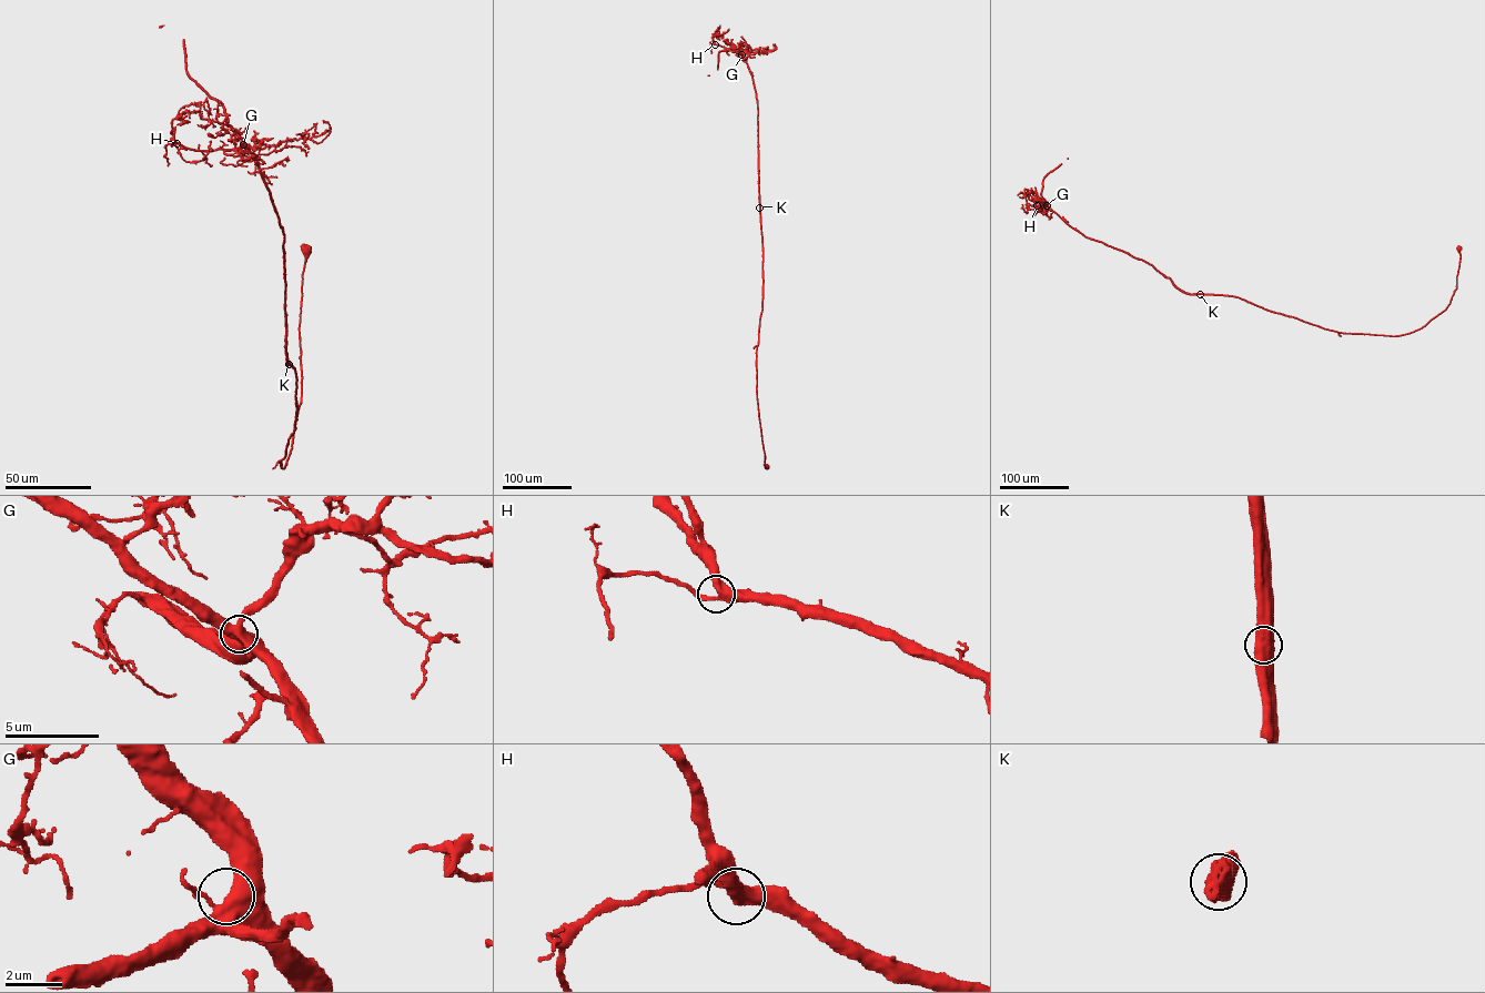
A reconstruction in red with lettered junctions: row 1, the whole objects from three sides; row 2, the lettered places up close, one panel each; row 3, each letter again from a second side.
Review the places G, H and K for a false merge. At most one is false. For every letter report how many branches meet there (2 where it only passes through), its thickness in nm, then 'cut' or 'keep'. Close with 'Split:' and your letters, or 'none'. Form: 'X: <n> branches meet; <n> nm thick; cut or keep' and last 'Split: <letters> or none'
G: 2 branches meet; 550 nm thick; keep
H: 3 branches meet; 420 nm thick; keep
K: 2 branches meet; 800 nm thick; cut
Split: K

